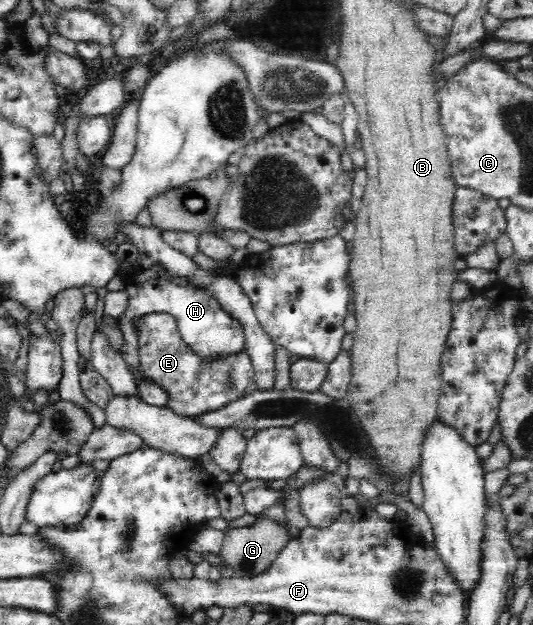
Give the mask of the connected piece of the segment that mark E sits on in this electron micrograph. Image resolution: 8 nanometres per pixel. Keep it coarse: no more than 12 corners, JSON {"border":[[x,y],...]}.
{"border":[[174,317],[135,326],[138,372],[198,417],[256,391],[245,352],[204,359]]}

